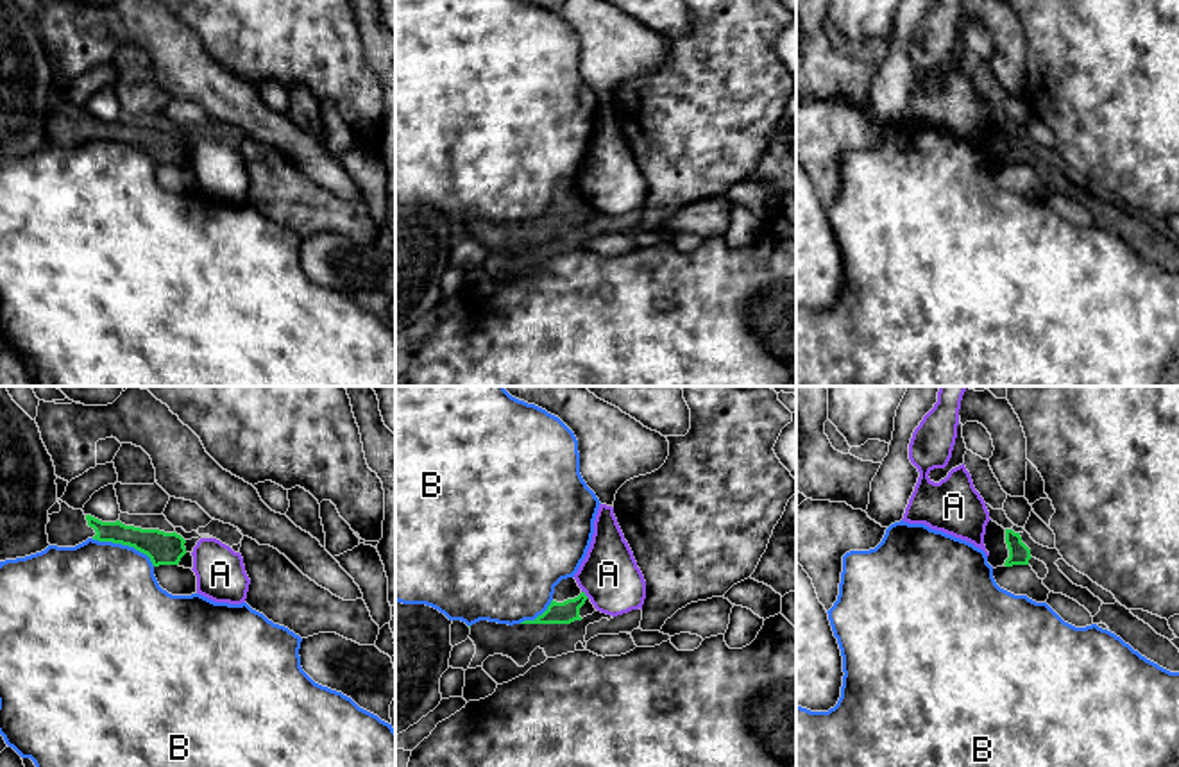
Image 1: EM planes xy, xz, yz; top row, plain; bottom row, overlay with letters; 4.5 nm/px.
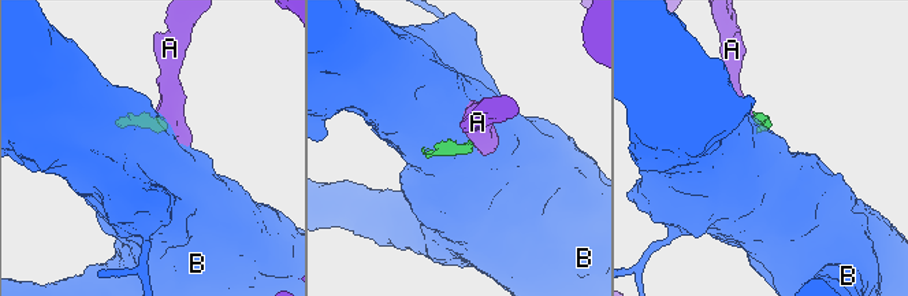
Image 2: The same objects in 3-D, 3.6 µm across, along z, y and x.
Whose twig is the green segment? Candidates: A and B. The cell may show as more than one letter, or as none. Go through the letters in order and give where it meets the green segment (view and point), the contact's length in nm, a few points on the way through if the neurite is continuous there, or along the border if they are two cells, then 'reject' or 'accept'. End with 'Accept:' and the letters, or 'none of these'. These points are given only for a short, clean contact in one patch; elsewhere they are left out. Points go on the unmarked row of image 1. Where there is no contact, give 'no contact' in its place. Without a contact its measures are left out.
A: contact xz (584, 193); length 50 nm; border xz (582, 190), (589, 197); reject
B: contact xy (124, 143); length 320 nm; border xy (92, 138), (133, 145), (154, 165); reject
Accept: none of these

